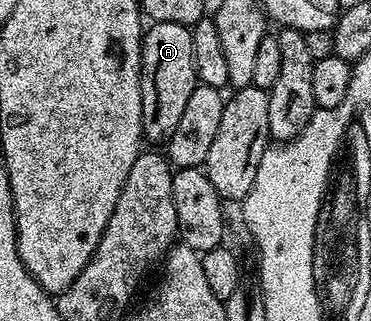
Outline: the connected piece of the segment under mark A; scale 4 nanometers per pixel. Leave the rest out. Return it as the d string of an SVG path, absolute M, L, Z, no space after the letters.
M156 21L146 26L141 47L141 119L148 142L166 143L177 128L197 78L193 59L193 35L179 22Z

